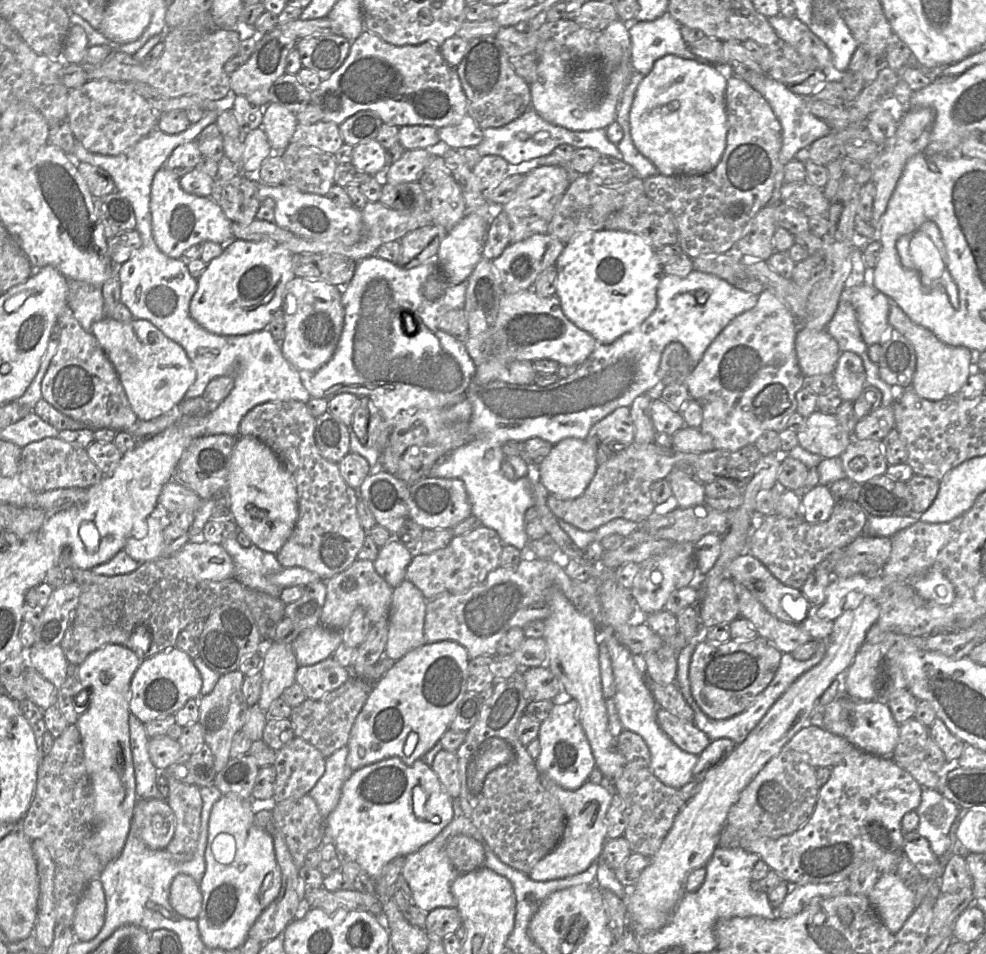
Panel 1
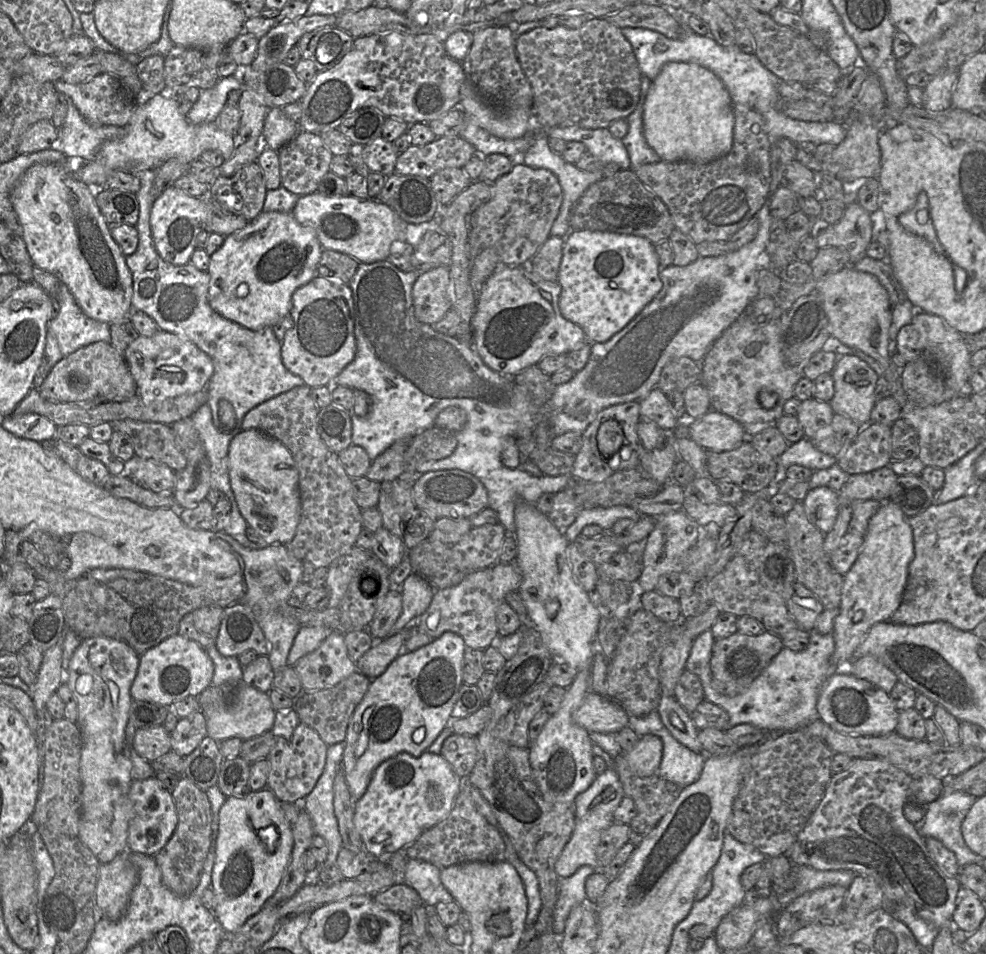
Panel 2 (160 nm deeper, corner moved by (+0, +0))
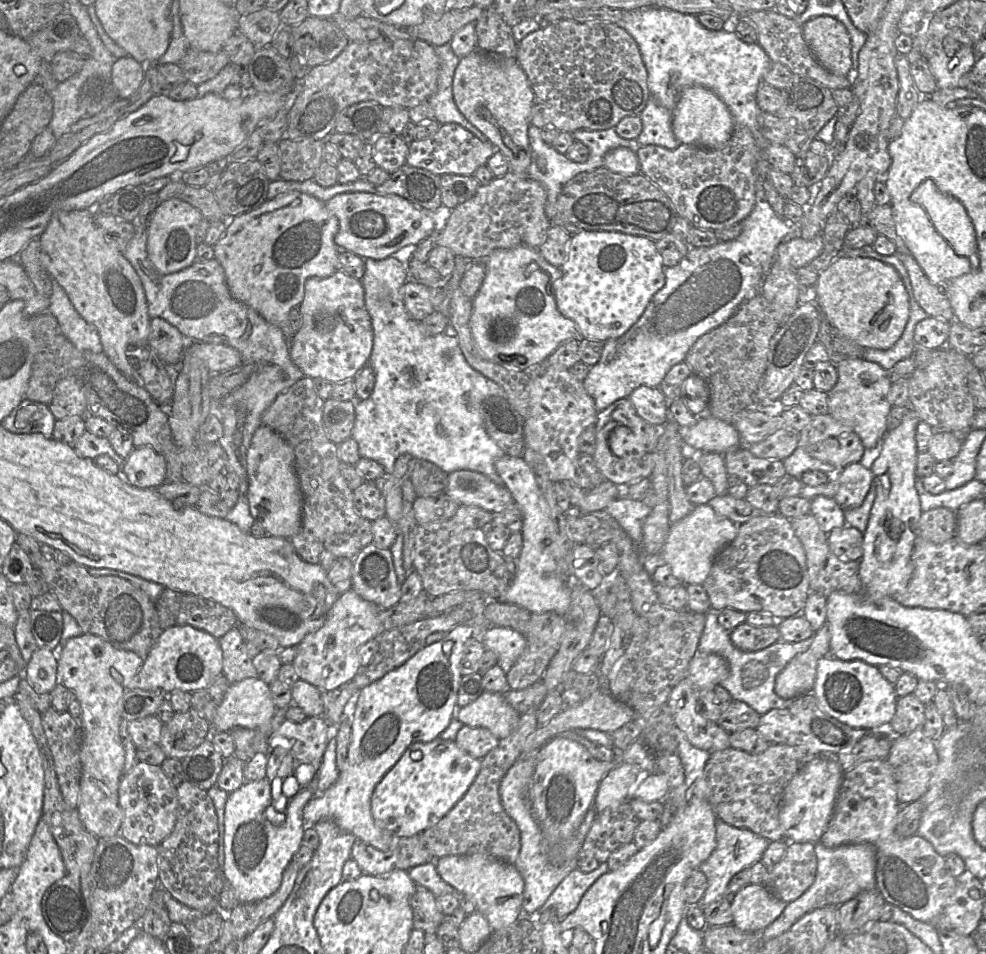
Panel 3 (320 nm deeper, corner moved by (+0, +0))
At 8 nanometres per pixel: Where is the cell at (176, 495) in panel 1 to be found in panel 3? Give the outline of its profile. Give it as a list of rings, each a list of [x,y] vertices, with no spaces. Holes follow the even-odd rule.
[[[150,446],[134,448],[126,458],[120,474],[131,485],[157,489],[166,482],[167,462]]]

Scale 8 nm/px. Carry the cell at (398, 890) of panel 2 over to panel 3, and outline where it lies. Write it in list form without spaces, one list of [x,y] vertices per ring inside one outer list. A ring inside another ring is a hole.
[[[417,886],[410,900],[414,929],[436,933],[446,916],[438,909],[435,895],[423,886]]]

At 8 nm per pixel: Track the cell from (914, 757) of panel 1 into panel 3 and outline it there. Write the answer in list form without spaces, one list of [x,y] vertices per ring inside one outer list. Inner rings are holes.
[[[914,693],[898,698],[896,713],[887,730],[894,735],[903,735],[923,727],[925,707]]]

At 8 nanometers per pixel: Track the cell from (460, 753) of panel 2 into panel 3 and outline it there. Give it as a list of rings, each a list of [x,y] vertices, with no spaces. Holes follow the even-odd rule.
[[[464,725],[454,741],[459,748],[472,757],[482,759],[498,745],[500,740],[487,728]]]

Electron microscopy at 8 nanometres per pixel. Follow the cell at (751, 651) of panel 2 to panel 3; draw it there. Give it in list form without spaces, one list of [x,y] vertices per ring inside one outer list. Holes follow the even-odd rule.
[[[744,622],[730,631],[730,640],[733,645],[745,652],[765,649],[780,639],[777,624],[756,627]]]

